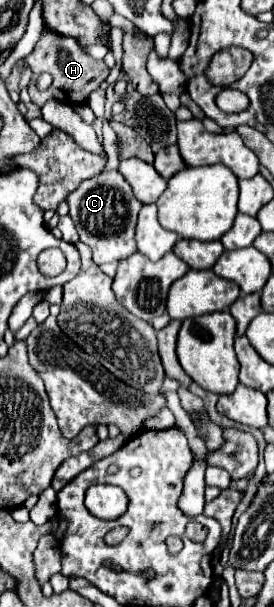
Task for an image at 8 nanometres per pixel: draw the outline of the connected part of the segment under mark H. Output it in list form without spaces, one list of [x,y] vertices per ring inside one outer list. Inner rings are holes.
[[[43,26],[41,30],[41,36],[39,36],[39,42],[35,44],[33,52],[29,56],[23,58],[25,64],[31,68],[33,76],[37,76],[39,72],[49,72],[53,76],[53,84],[45,90],[45,92],[37,92],[33,86],[29,90],[29,96],[31,100],[37,104],[37,106],[43,106],[47,100],[59,100],[59,102],[65,102],[69,106],[77,106],[77,104],[83,104],[89,96],[89,92],[97,90],[99,84],[107,78],[109,74],[109,68],[105,66],[105,62],[97,62],[95,58],[91,58],[79,44],[75,38],[69,38],[69,36],[59,36],[57,32],[49,32],[47,26]]]

